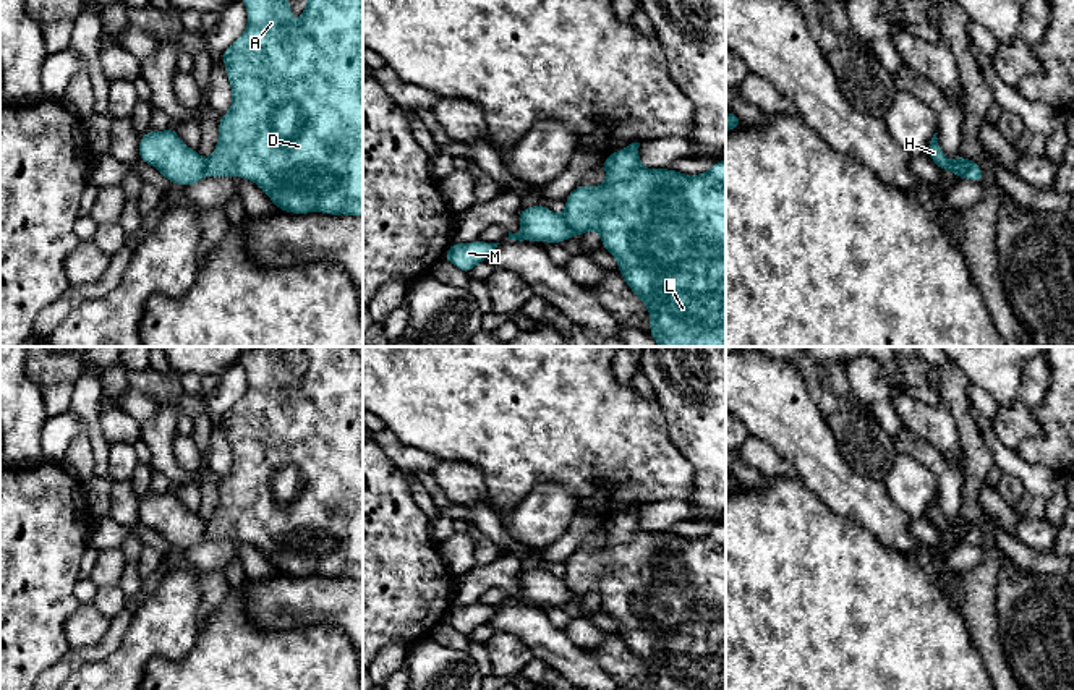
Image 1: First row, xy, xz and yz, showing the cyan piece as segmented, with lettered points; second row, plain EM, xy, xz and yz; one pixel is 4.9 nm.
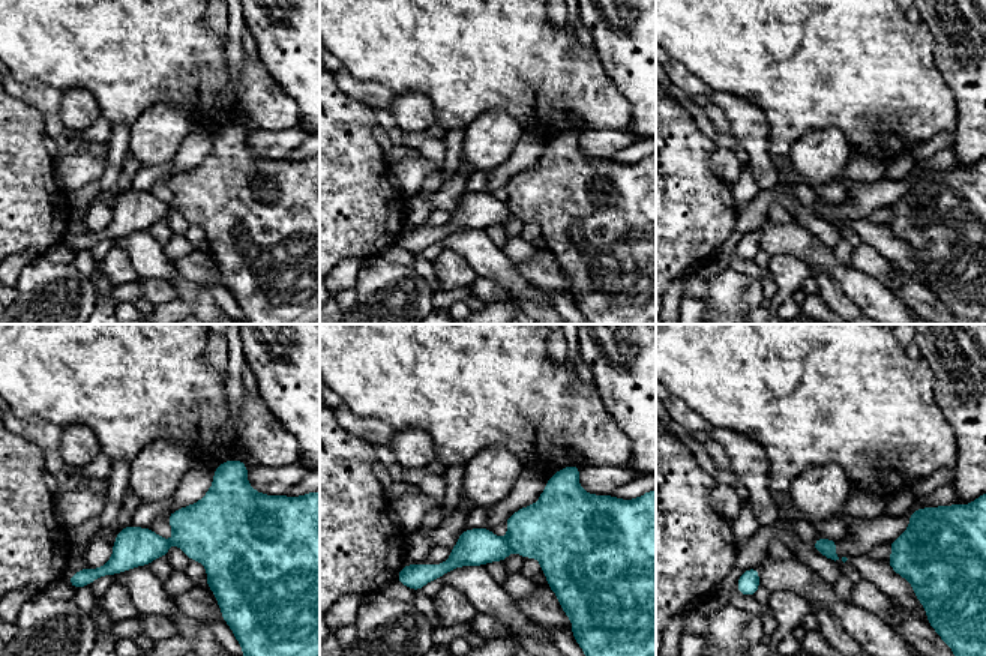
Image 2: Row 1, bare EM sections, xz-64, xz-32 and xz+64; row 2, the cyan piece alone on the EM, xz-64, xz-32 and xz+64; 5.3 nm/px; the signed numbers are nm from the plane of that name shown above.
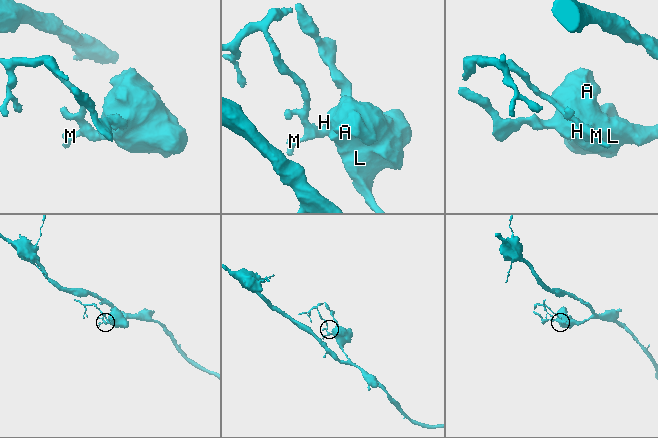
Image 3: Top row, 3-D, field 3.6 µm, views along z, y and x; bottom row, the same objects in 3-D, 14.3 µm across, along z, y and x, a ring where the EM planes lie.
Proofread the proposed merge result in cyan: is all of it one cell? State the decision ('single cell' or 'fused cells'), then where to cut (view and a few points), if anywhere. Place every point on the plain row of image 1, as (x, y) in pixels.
fused cells; cut yz (961, 520), (964, 540)

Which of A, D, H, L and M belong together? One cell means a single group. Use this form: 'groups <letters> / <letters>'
groups A D H L / M

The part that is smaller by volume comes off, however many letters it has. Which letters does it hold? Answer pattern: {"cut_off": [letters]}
{"cut_off": ["M"]}

